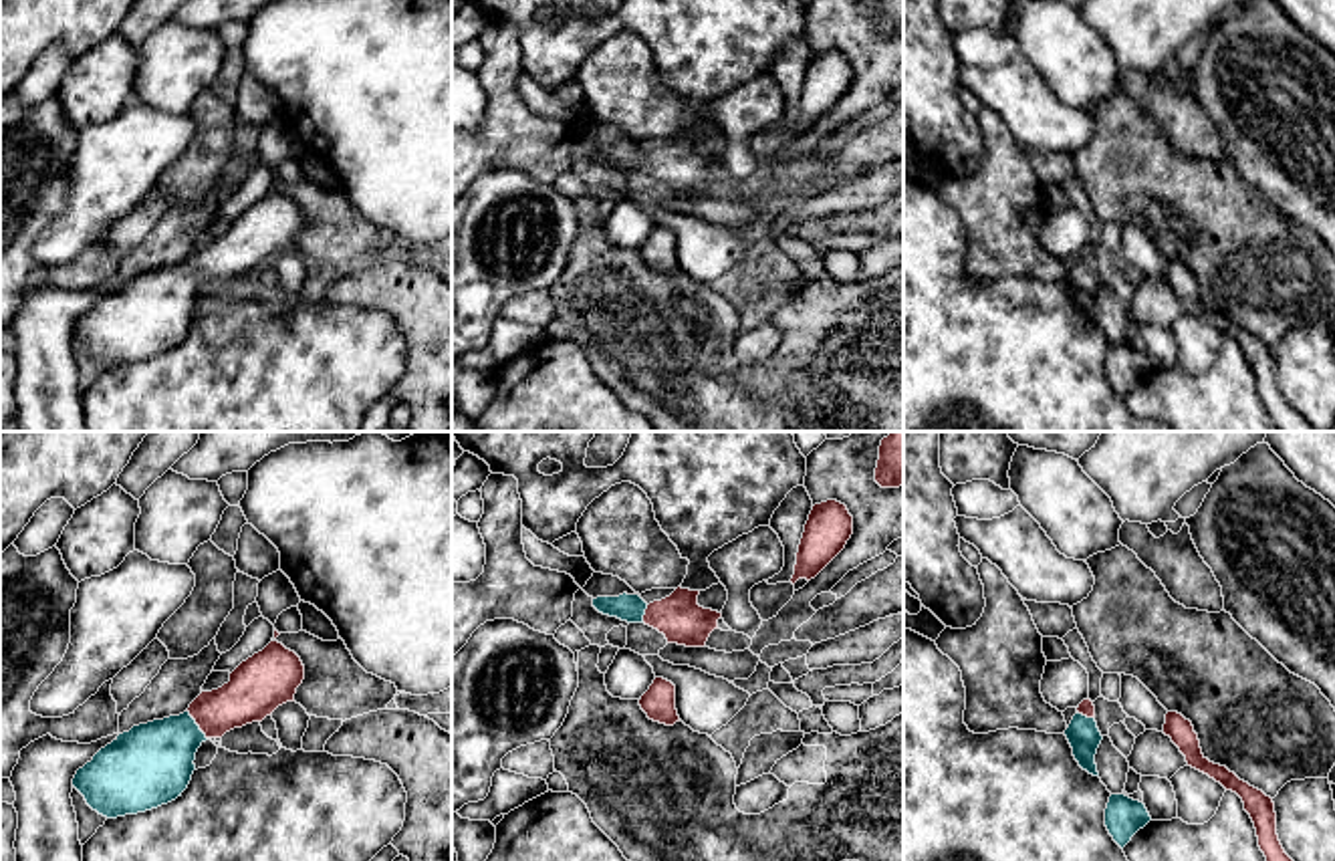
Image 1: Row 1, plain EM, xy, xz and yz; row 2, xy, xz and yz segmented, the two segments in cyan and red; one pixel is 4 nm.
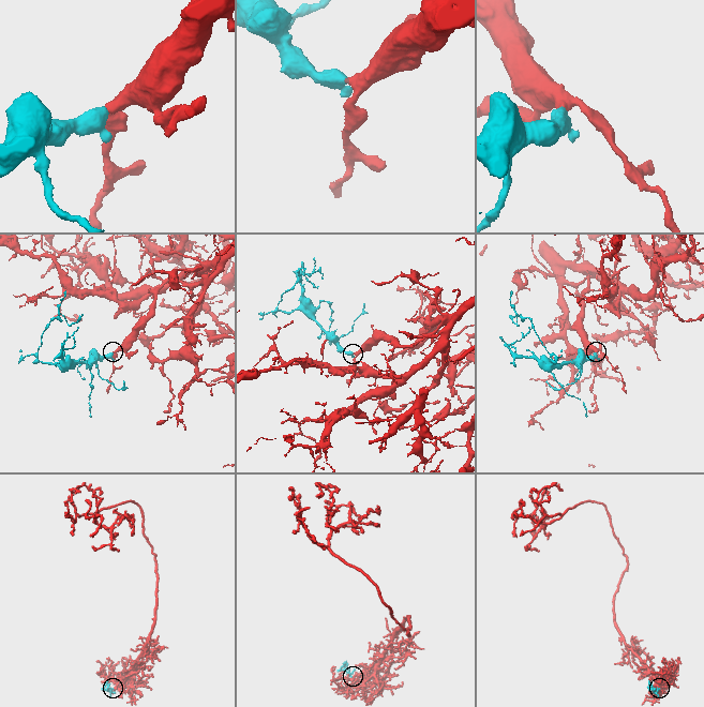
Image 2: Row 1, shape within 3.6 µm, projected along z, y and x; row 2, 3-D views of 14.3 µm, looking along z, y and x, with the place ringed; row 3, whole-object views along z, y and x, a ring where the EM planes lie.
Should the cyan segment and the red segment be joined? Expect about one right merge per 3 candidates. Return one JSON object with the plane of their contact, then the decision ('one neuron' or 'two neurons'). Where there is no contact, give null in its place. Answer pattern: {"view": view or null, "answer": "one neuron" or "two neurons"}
{"view": "xy", "answer": "one neuron"}

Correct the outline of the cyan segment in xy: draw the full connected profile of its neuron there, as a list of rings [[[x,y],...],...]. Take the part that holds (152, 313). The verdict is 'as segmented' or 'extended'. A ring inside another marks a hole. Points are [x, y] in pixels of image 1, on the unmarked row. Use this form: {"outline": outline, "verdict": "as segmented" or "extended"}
{"outline": [[[278,190],[242,210],[230,230],[218,238],[202,240],[179,264],[133,274],[101,296],[91,311],[77,319],[73,335],[87,353],[107,367],[137,363],[181,345],[196,319],[196,300],[208,286],[222,286],[234,276],[262,270],[278,254],[294,250],[305,228],[300,206]]], "verdict": "extended"}

